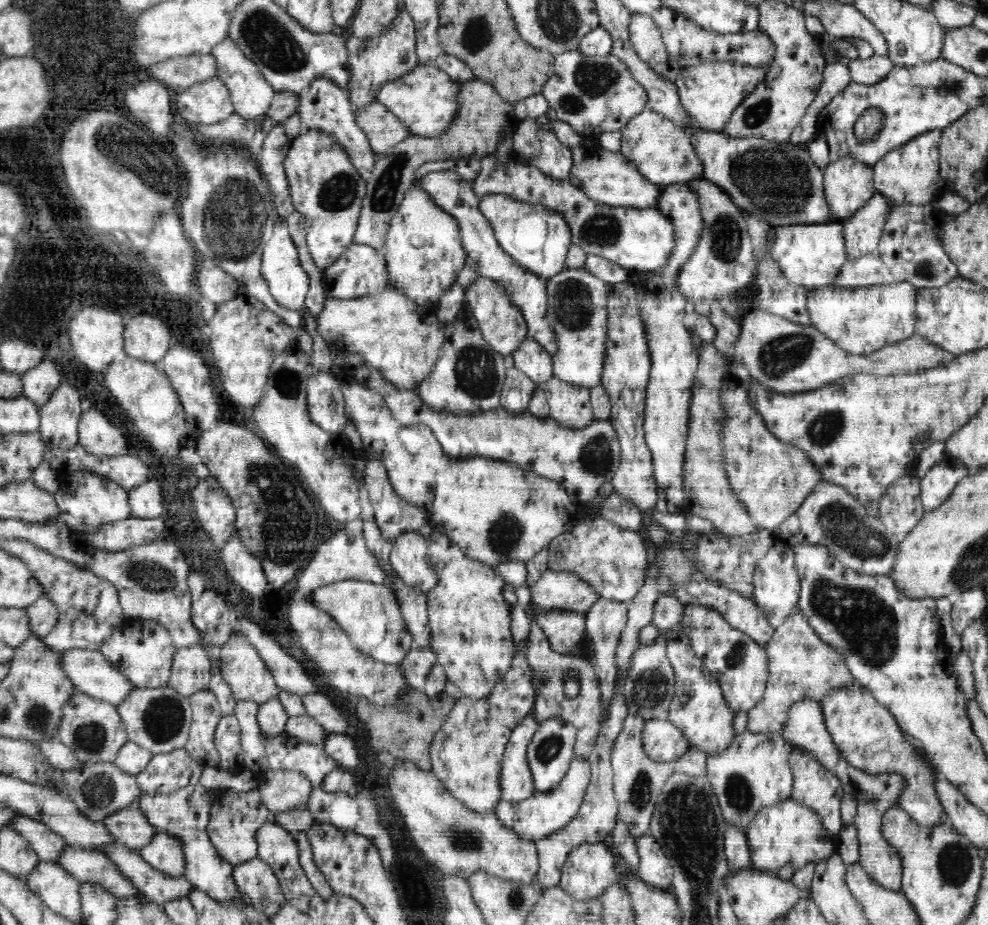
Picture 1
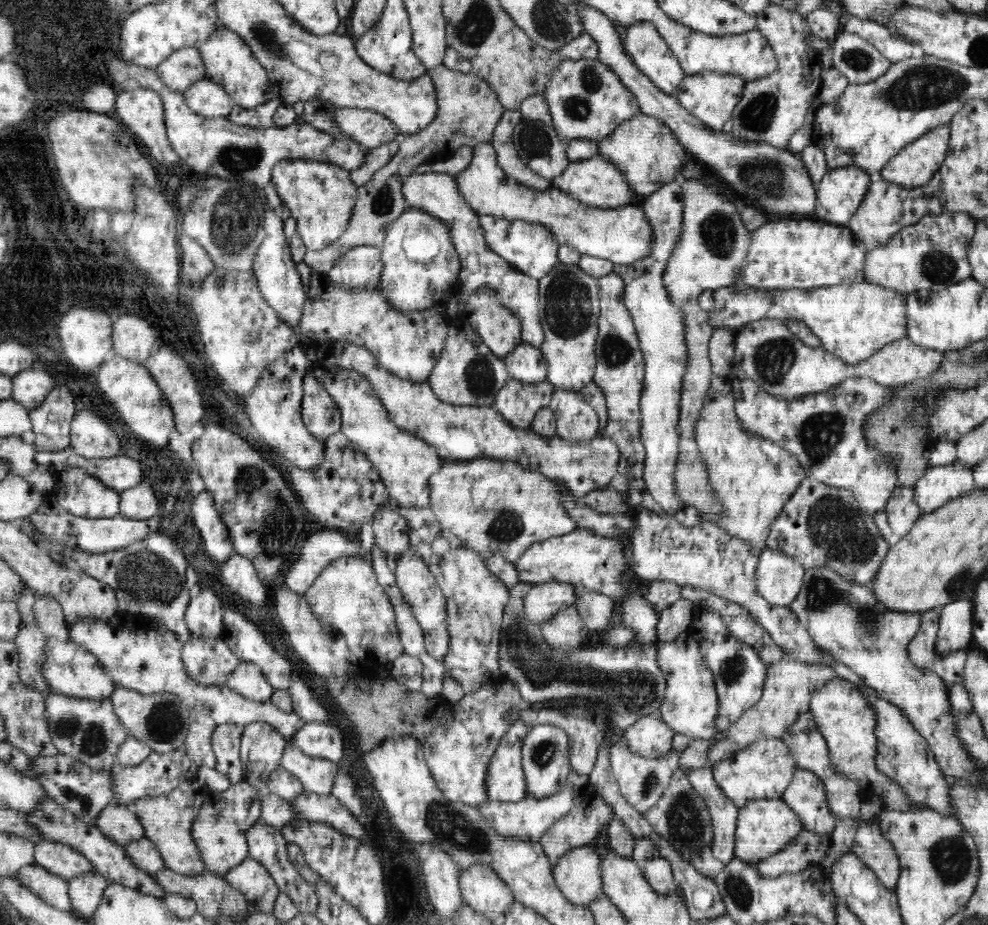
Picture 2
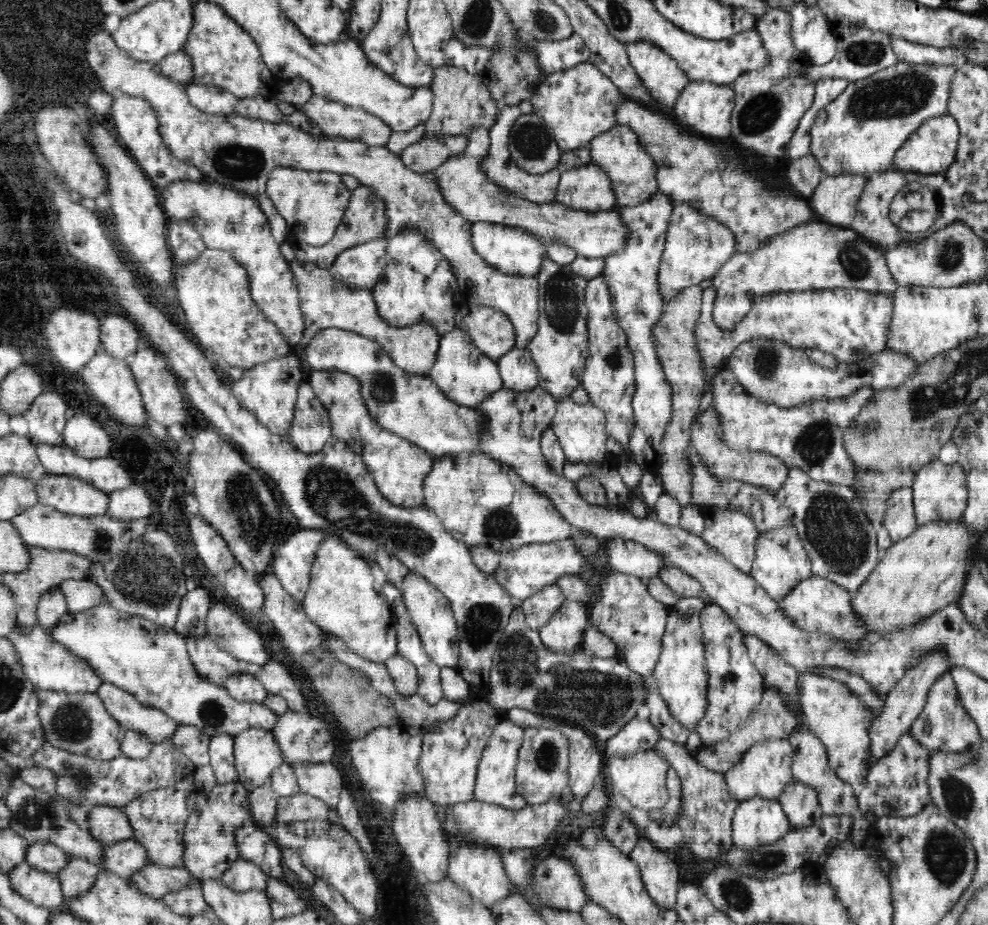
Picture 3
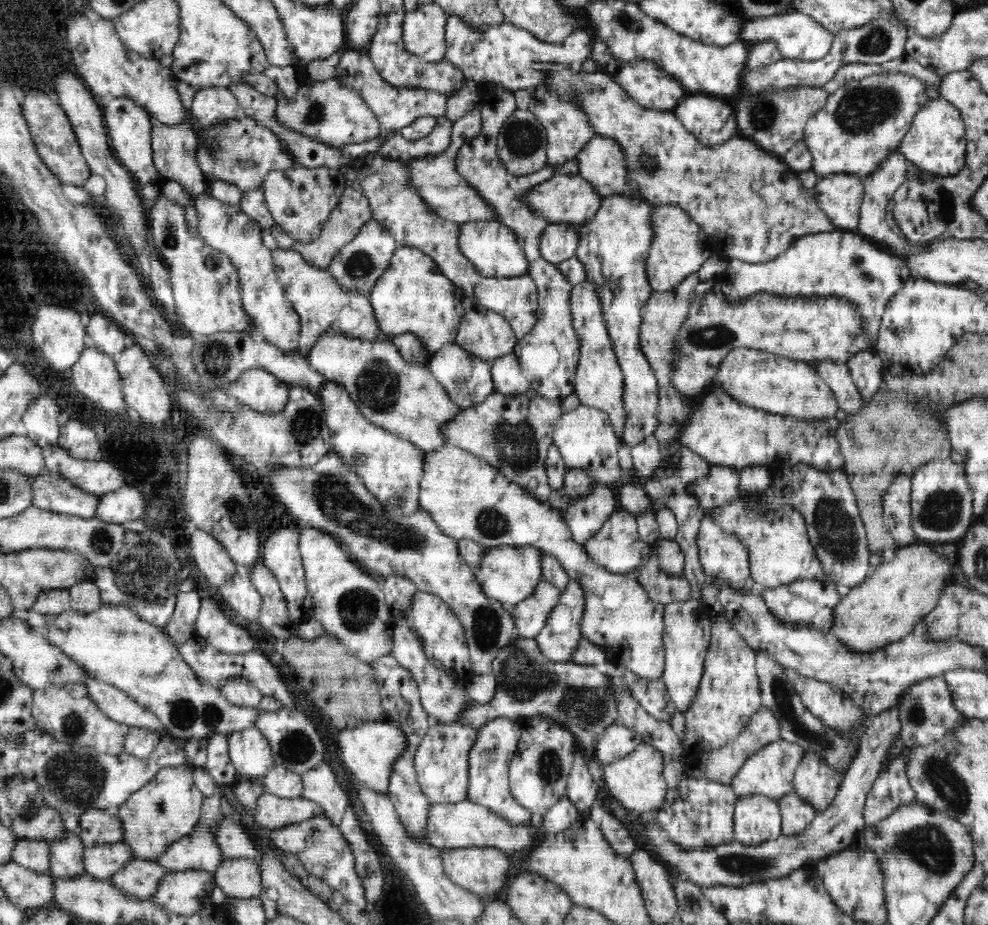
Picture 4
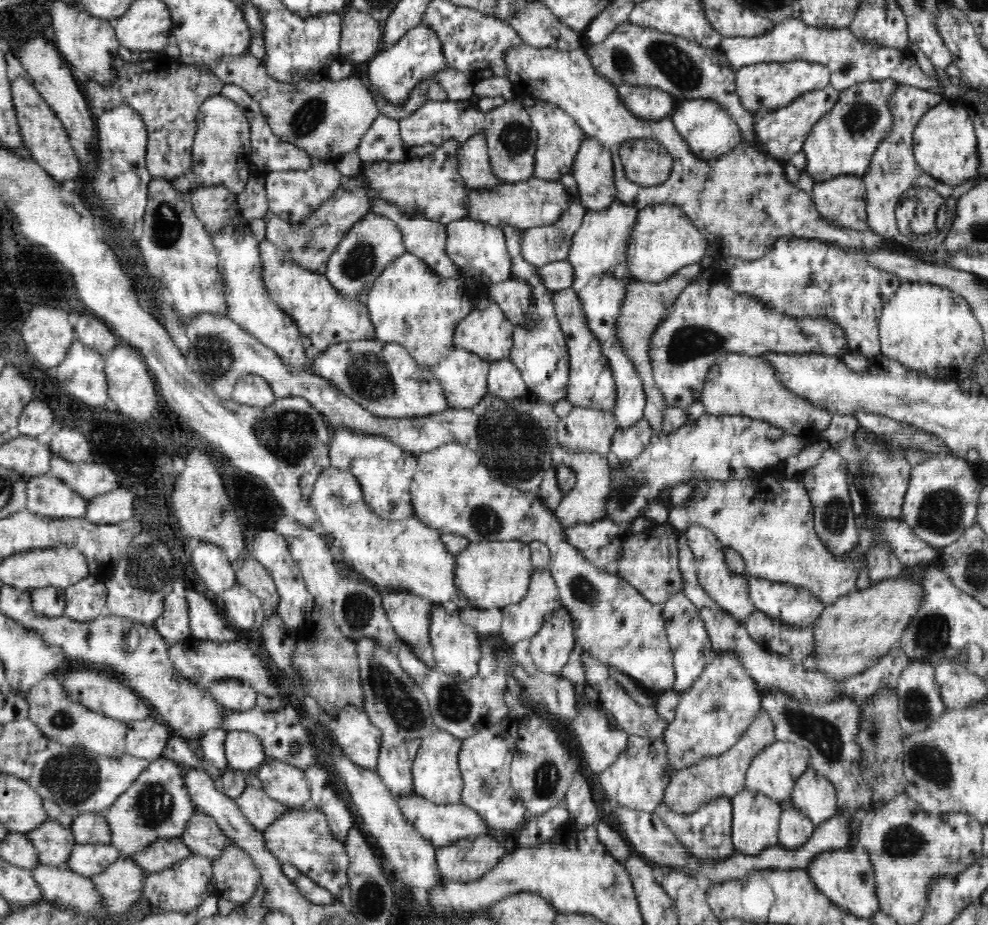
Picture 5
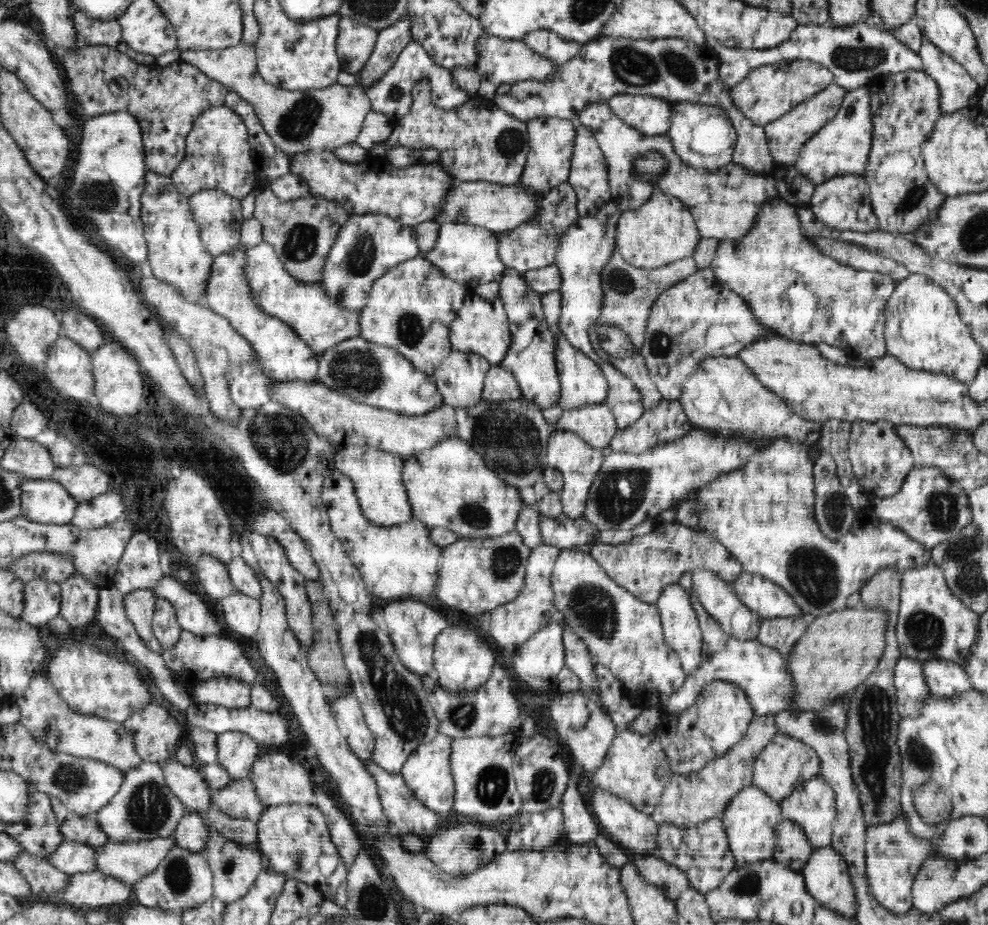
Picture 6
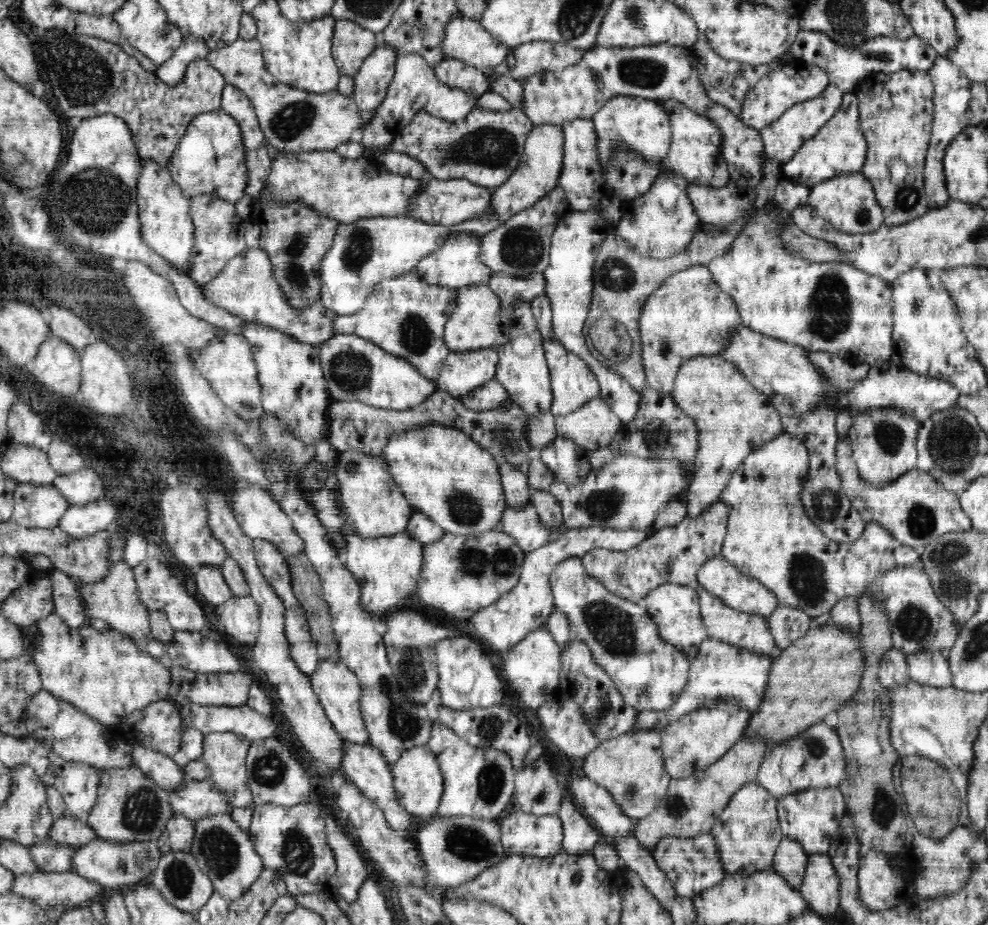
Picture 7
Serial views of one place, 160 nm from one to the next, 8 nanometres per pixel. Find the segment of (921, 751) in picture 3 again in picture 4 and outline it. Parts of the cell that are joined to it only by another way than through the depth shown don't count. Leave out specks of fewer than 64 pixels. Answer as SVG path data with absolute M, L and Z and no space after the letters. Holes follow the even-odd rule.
M903 746L903 750L894 756L893 760L886 761L886 766L882 768L879 778L874 782L865 800L862 818L864 819L865 828L872 827L885 818L888 818L900 805L911 805L916 803L916 795L910 779L908 779L908 761L912 750Z

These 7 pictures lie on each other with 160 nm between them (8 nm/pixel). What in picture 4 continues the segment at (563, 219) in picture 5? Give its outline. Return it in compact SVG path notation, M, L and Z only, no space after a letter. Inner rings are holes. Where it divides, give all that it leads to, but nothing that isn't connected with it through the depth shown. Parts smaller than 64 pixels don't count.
M550 224L543 232L540 253L548 263L560 264L576 255L579 238L572 227Z

